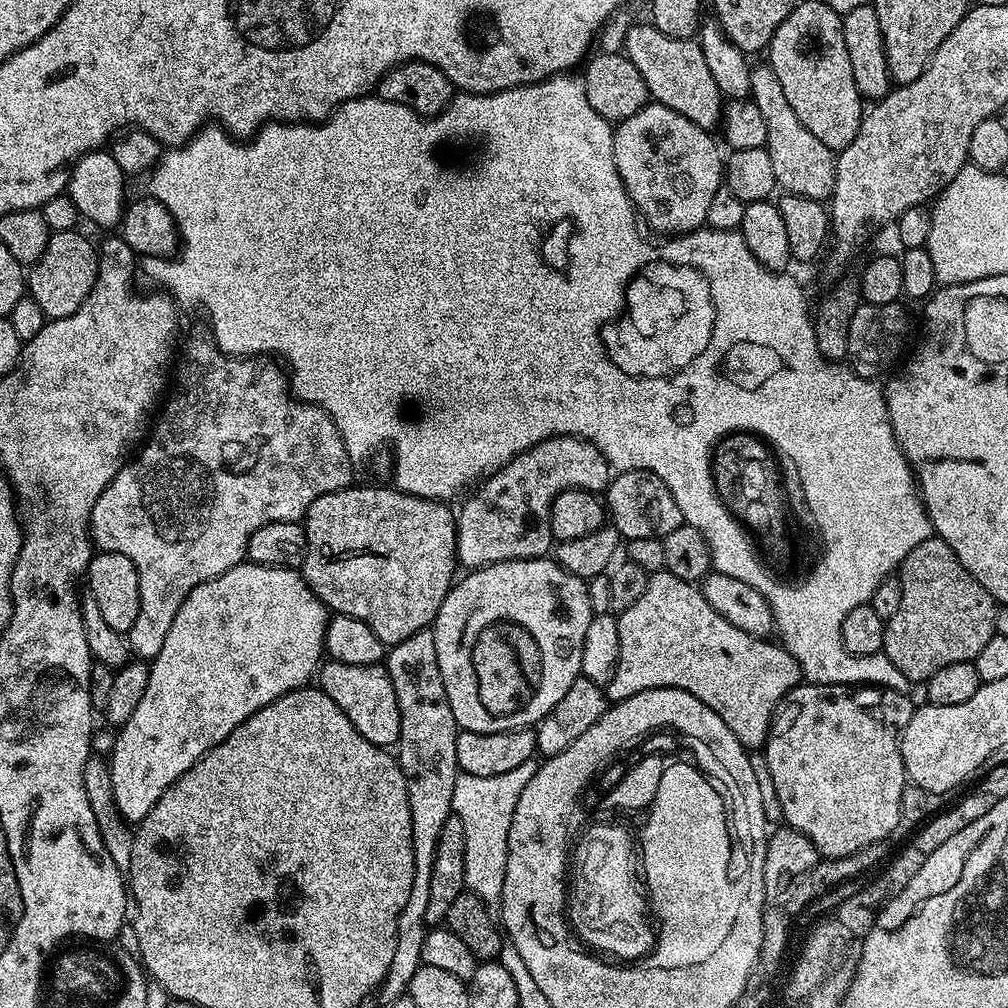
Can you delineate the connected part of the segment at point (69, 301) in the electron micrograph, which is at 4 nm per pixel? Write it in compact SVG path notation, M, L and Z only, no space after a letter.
M80 230L71 232L52 232L46 242L46 250L42 250L42 258L37 264L31 265L26 272L26 292L42 306L45 317L48 320L57 320L66 318L86 302L90 290L94 290L96 285L96 275L100 273L100 256L98 255L97 245L91 244L86 237L80 233Z

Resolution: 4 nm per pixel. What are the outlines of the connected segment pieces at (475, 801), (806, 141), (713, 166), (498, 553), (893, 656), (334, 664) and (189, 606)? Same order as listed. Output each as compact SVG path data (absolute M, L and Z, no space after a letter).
M531 759L506 774L493 774L490 778L478 778L478 774L460 772L454 782L452 811L462 818L462 834L466 834L464 886L493 910L500 907L502 882L506 882L506 858L510 822L514 822L514 806L518 806L518 798L526 782L534 778L537 767L537 761Z
M770 66L753 67L750 86L750 99L758 106L762 118L766 118L766 147L770 154L770 162L774 165L774 178L777 185L785 193L793 196L805 196L811 200L827 201L834 190L836 181L836 156L833 149L826 147L802 122L798 122L798 114L790 107L786 98L786 90L782 90L782 82L778 82L778 74Z
M655 102L646 104L638 114L632 115L627 120L619 121L619 123L615 125L612 134L612 157L616 163L616 169L624 183L626 194L631 198L632 205L634 205L637 210L639 219L643 221L643 223L645 220L654 231L664 232L660 234L683 234L685 232L695 232L696 229L703 228L707 225L706 210L710 210L710 201L714 199L714 194L722 187L722 181L726 176L726 164L722 156L720 160L721 145L718 143L718 140L718 145L716 145L716 140L712 135L713 133L709 131L709 129L700 128L694 122L690 122L688 118L684 118L682 114L678 114L677 111L670 110L669 107L662 106Z
M552 436L528 452L514 456L504 468L491 473L475 489L477 492L458 508L456 558L459 567L471 570L507 560L547 557L554 548L554 498L571 488L603 493L609 479L608 459L581 436Z
M933 534L926 542L918 542L918 546L906 554L900 563L898 575L902 582L902 602L894 618L884 625L883 655L888 656L898 670L902 670L909 682L926 682L937 670L942 670L942 666L950 666L954 662L975 661L982 646L986 646L986 642L996 635L994 614L998 605L982 582L978 582L978 578L974 578L974 574L962 566L958 554L950 550L945 540Z
M328 660L319 669L318 687L330 698L334 698L334 702L338 702L338 710L342 710L342 714L354 722L362 738L381 746L392 746L399 741L398 698L394 698L394 686L388 677L387 667L380 664L346 666L346 662Z
M241 562L230 570L226 570L226 574L222 574L218 578L210 578L206 582L194 586L194 590L190 590L186 602L182 602L182 606L178 606L178 614L174 614L174 622L170 625L170 631L166 633L166 646L162 646L162 650L158 650L158 654L150 661L146 694L142 694L142 702L138 702L134 714L130 714L128 721L119 725L118 731L115 733L116 744L110 755L112 785L114 786L116 808L125 821L138 822L142 818L146 818L146 814L150 814L154 802L158 802L158 798L162 798L165 790L175 780L182 778L182 774L186 774L186 770L190 770L190 766L194 766L194 762L198 762L210 749L221 744L239 724L246 722L246 718L250 718L250 714L254 714L262 706L282 698L282 694L305 687L311 681L308 679L311 676L313 679L321 667L322 657L325 655L324 635L329 619L329 609L325 608L323 602L314 594L314 590L310 590L303 575L295 568L275 568L274 566Z

